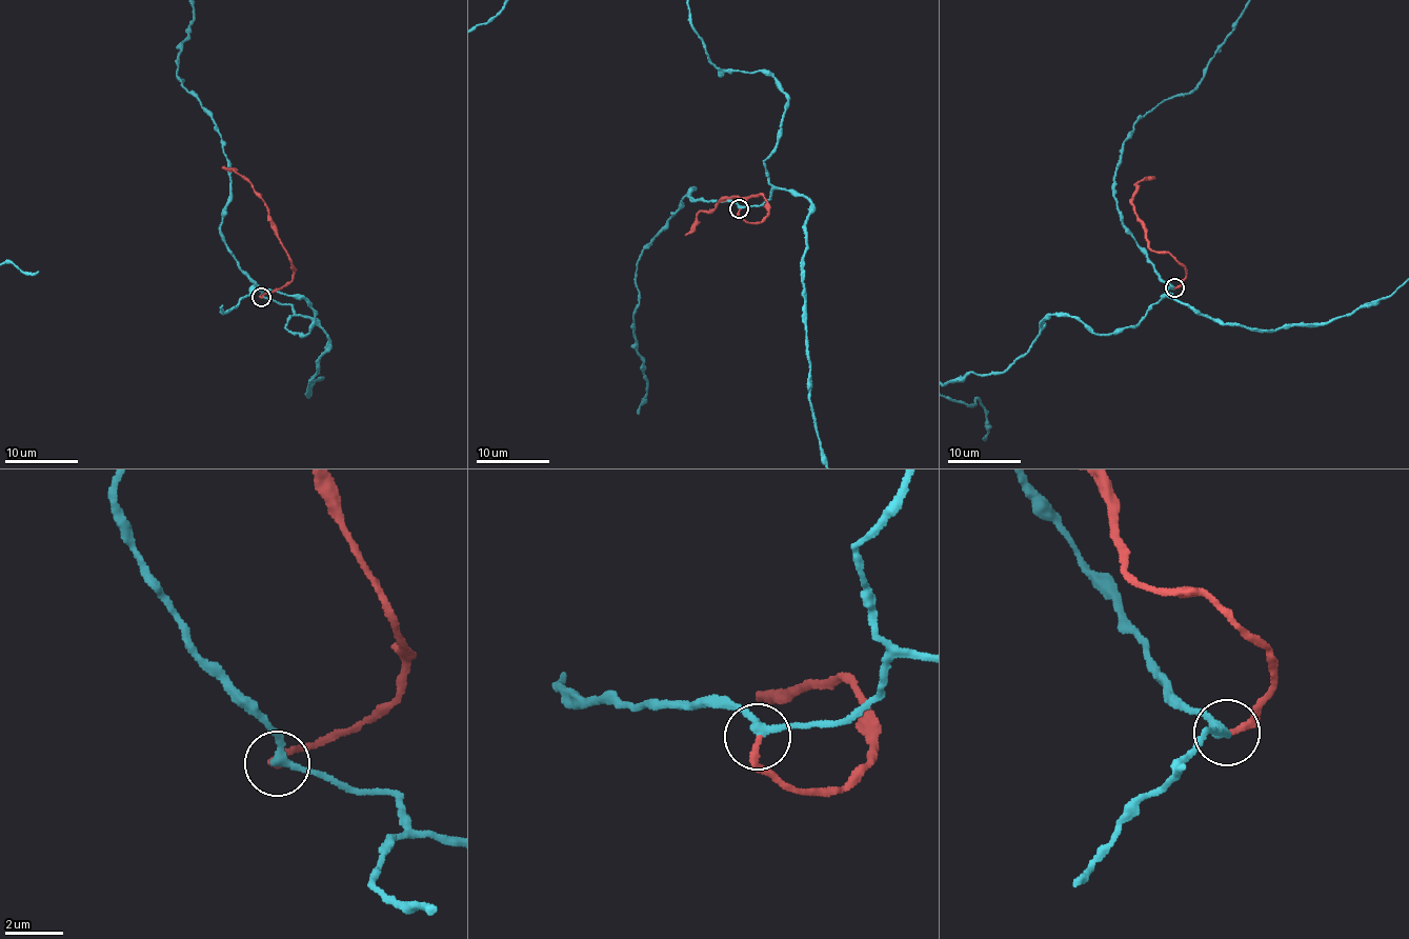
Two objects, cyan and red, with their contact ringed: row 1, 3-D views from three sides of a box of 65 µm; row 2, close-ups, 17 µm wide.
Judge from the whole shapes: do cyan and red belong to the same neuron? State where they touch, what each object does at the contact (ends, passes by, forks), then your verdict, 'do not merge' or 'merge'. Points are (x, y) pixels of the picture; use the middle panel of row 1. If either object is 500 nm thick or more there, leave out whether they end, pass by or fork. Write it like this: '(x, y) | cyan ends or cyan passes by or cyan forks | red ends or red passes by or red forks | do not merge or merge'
(739, 208) | cyan passes by | red ends | do not merge

